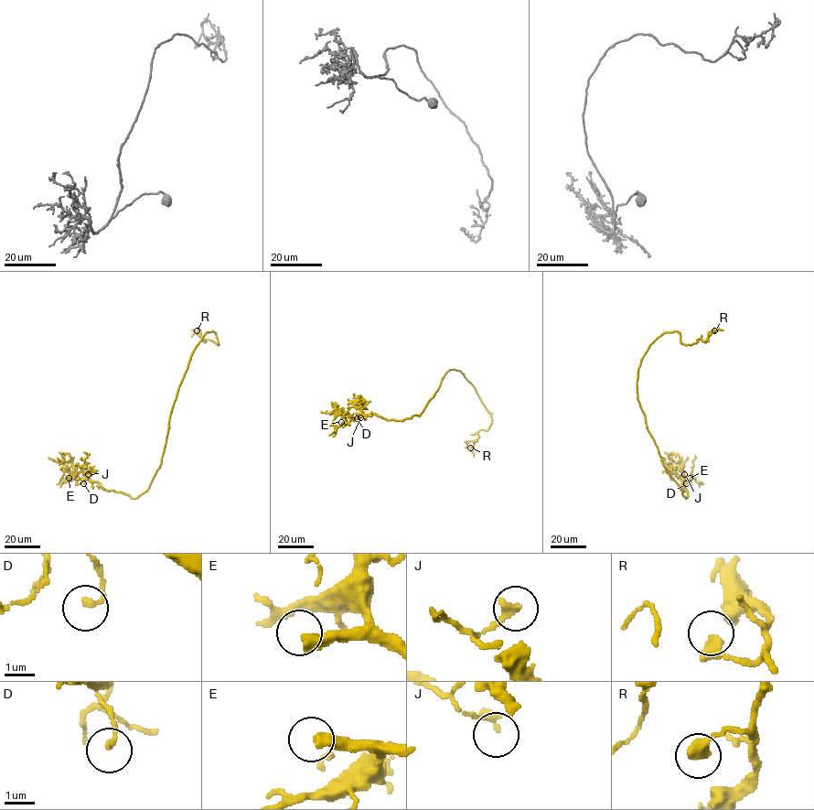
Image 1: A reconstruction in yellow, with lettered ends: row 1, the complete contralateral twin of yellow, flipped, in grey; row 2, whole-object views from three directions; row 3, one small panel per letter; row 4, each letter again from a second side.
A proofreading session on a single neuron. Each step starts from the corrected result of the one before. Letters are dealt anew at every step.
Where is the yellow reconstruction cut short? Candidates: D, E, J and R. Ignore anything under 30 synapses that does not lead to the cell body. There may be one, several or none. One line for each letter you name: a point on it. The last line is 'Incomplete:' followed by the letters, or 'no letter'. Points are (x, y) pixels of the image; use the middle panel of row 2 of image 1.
E: place (341, 422)
Incomplete: E

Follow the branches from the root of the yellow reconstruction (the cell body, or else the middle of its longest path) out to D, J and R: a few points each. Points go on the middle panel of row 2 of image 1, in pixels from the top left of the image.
D: (442, 380), (438, 389), (419, 415), (402, 420), (386, 420), (375, 414), (357, 418)
J: (442, 380), (438, 389), (419, 415), (402, 420), (386, 420), (375, 414), (359, 414), (360, 417)
R: (442, 380), (449, 370), (459, 371), (491, 413), (489, 428), (477, 432), (478, 437), (470, 448)

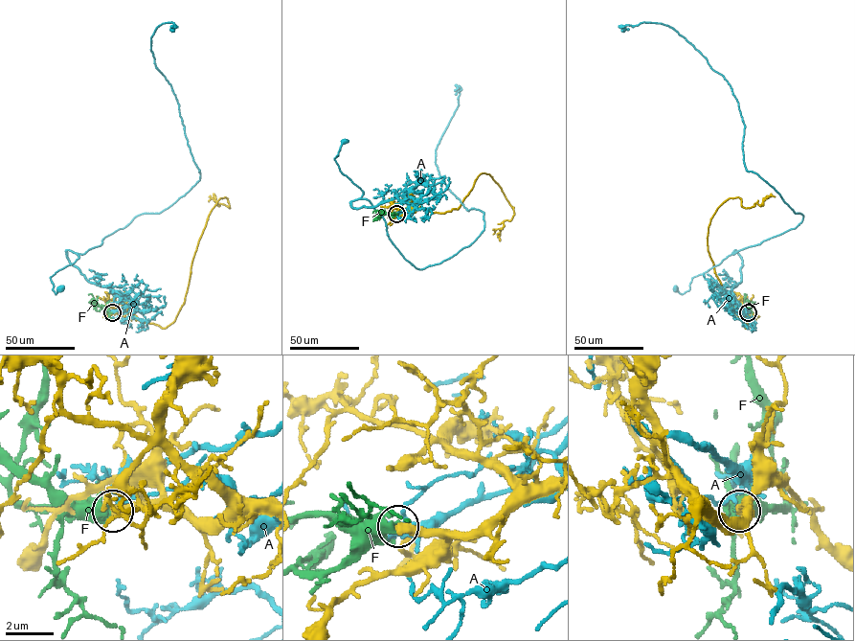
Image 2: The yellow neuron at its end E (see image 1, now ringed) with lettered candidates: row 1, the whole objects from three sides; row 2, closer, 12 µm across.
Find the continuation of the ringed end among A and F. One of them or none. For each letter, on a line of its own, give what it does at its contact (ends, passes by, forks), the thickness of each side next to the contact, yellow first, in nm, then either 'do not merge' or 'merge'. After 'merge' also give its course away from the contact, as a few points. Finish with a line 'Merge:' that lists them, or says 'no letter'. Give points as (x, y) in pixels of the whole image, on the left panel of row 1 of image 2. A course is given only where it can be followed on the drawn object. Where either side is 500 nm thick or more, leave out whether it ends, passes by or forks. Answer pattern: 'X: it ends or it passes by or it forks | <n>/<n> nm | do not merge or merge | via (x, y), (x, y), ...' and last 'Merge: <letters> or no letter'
A: 550/130 nm | do not merge
F: it passes by | 420/380 nm | merge | via (112, 312), (99, 305), (93, 295), (88, 294)
Merge: F

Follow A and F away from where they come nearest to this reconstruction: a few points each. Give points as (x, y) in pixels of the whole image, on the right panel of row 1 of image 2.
A: (748, 312), (731, 292), (742, 266), (732, 252), (803, 216), (747, 171), (724, 77), (671, 27), (623, 32)
F: (748, 312), (744, 305), (747, 294)

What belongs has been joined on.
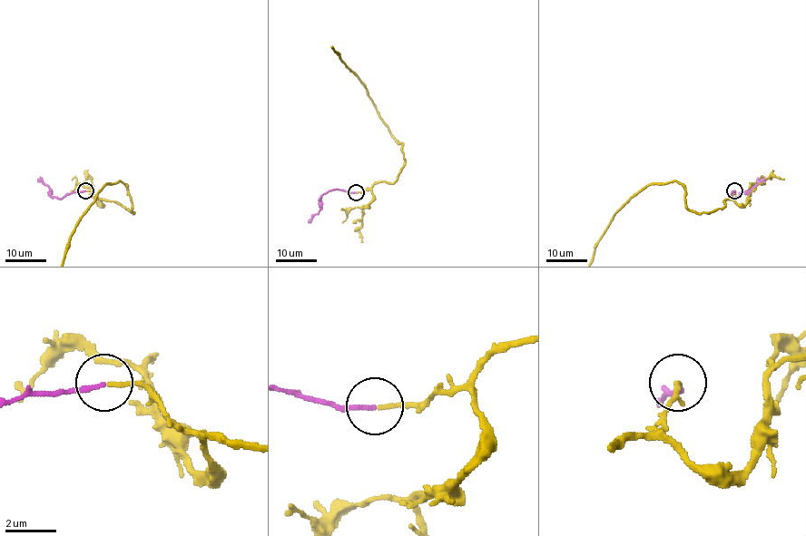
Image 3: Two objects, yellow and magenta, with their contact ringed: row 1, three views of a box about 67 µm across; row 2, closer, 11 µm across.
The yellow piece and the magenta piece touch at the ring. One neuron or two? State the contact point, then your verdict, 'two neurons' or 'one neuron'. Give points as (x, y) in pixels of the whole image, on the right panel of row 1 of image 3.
(734, 190) | one neuron

